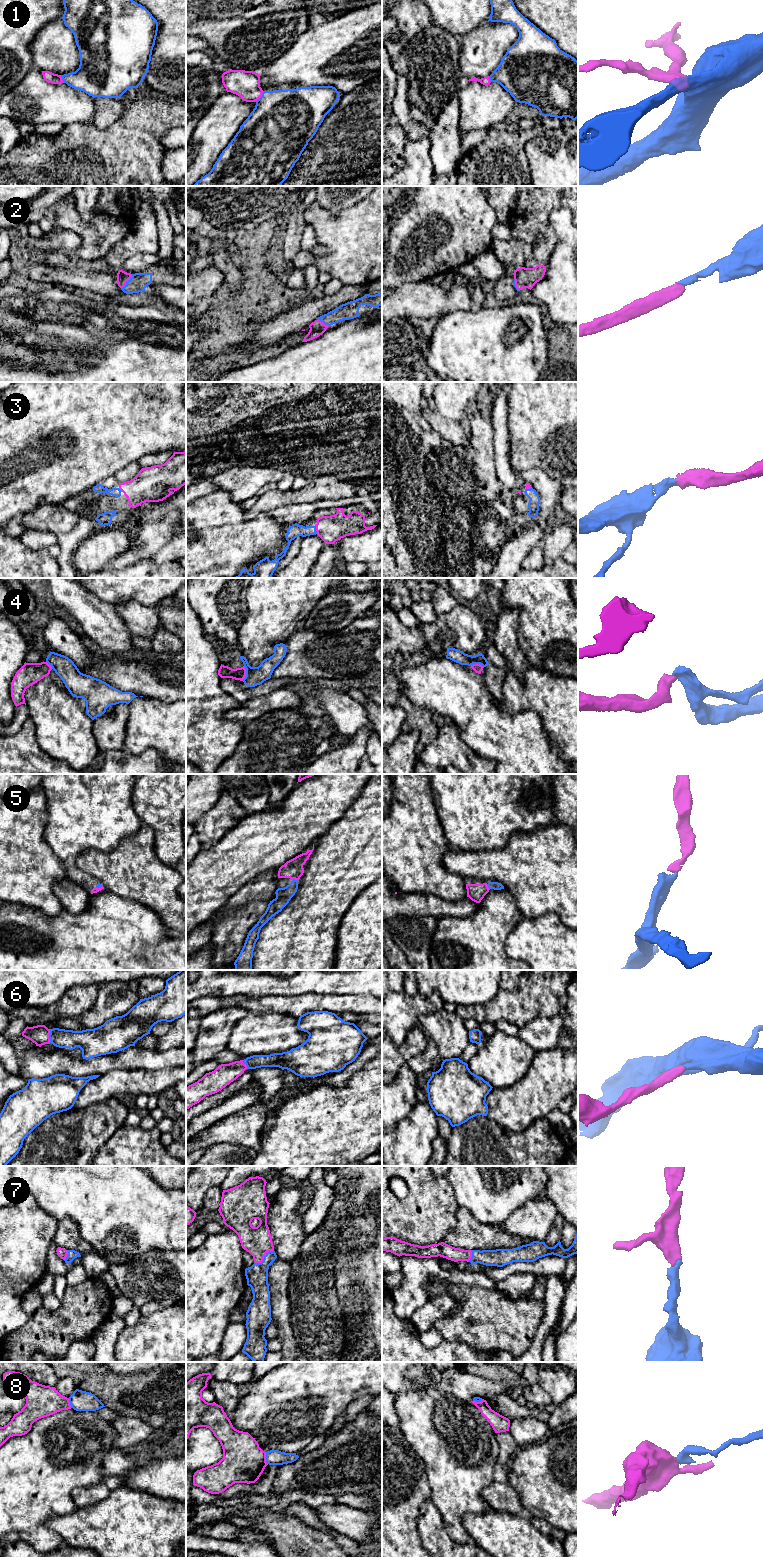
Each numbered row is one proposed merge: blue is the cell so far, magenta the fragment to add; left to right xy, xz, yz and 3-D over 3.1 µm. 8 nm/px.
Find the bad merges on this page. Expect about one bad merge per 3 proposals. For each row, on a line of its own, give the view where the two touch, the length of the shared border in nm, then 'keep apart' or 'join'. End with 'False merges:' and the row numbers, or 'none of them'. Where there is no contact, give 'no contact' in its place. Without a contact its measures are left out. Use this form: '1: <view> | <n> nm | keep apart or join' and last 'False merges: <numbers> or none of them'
1: xz | 120 nm | join
2: xy | 150 nm | join
3: xz | 70 nm | join
4: xz | 120 nm | keep apart
5: xz | 50 nm | join
6: xy | 110 nm | join
7: xz | 190 nm | join
8: xz | 110 nm | keep apart
False merges: 4, 8

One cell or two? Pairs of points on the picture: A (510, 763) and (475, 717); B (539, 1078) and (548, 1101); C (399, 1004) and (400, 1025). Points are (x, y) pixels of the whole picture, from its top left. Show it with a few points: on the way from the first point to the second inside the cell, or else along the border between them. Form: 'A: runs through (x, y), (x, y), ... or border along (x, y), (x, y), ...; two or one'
A: runs through (510, 752), (486, 728); one
B: runs through (543, 1084), (543, 1095); one
C: runs through (399, 1009), (399, 1020); one

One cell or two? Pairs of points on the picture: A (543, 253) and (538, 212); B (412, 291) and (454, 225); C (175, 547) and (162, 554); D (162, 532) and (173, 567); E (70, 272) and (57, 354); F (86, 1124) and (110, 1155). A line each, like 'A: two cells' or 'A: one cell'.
A: one cell
B: two cells
C: one cell
D: two cells
E: two cells
F: two cells

